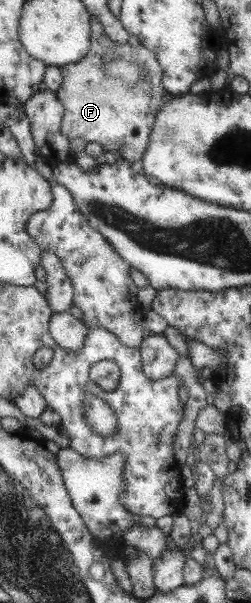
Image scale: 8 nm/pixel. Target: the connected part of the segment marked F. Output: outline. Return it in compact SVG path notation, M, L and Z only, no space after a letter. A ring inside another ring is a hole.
M90 16L90 47L81 60L58 67L62 74L61 86L54 92L61 102L64 113L60 131L71 141L81 137L86 142L96 142L102 150L111 152L120 159L130 163L140 160L145 150L149 131L154 121L154 112L162 103L162 96L167 93L161 86L161 67L153 52L143 48L130 46L127 42L113 42L104 32L99 19Z

